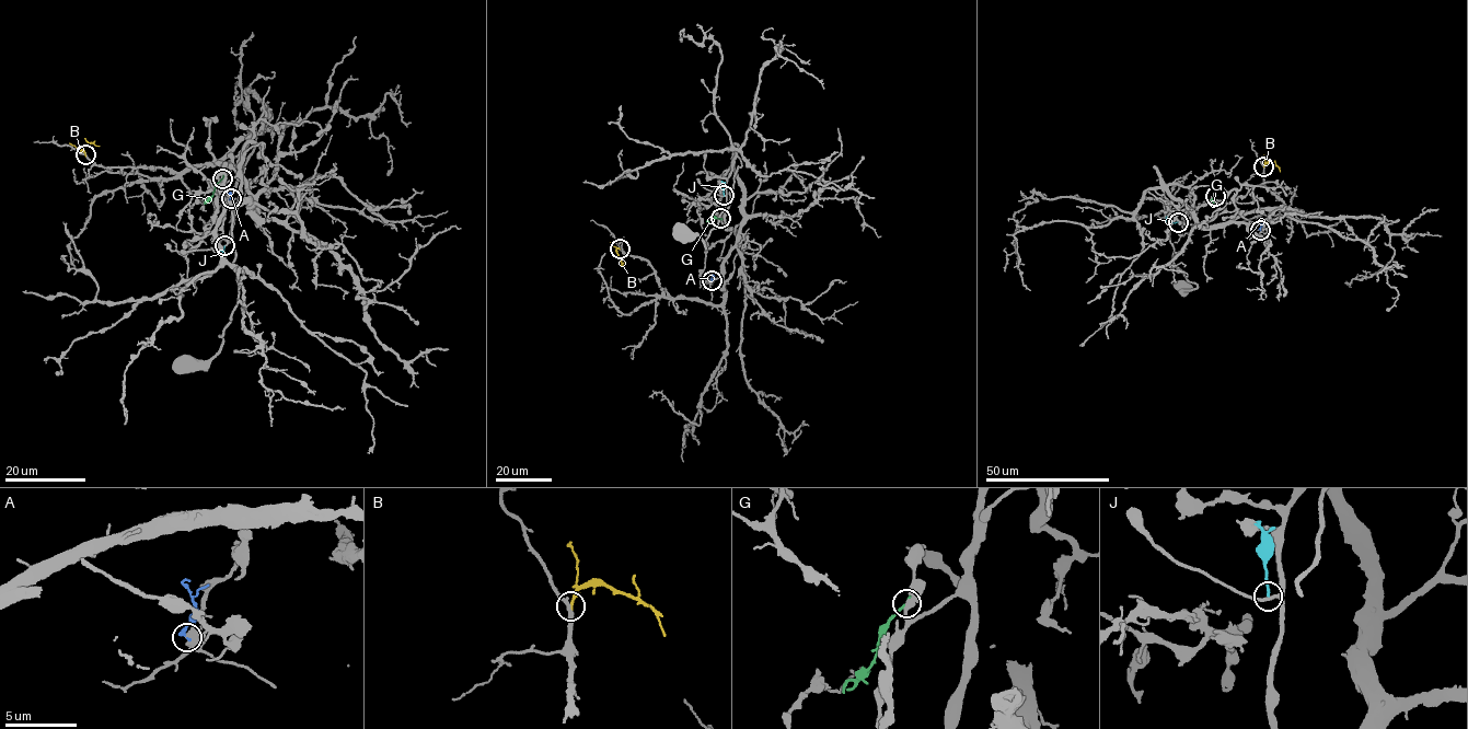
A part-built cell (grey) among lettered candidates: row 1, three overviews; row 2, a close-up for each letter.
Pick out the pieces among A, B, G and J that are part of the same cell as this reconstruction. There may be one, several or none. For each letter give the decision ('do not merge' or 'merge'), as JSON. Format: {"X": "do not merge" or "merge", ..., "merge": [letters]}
{"A": "do not merge", "B": "merge", "G": "do not merge", "J": "do not merge", "merge": ["B"]}

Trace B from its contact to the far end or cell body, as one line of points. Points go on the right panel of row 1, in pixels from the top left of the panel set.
B: (1263, 165), (1270, 163), (1280, 171)

